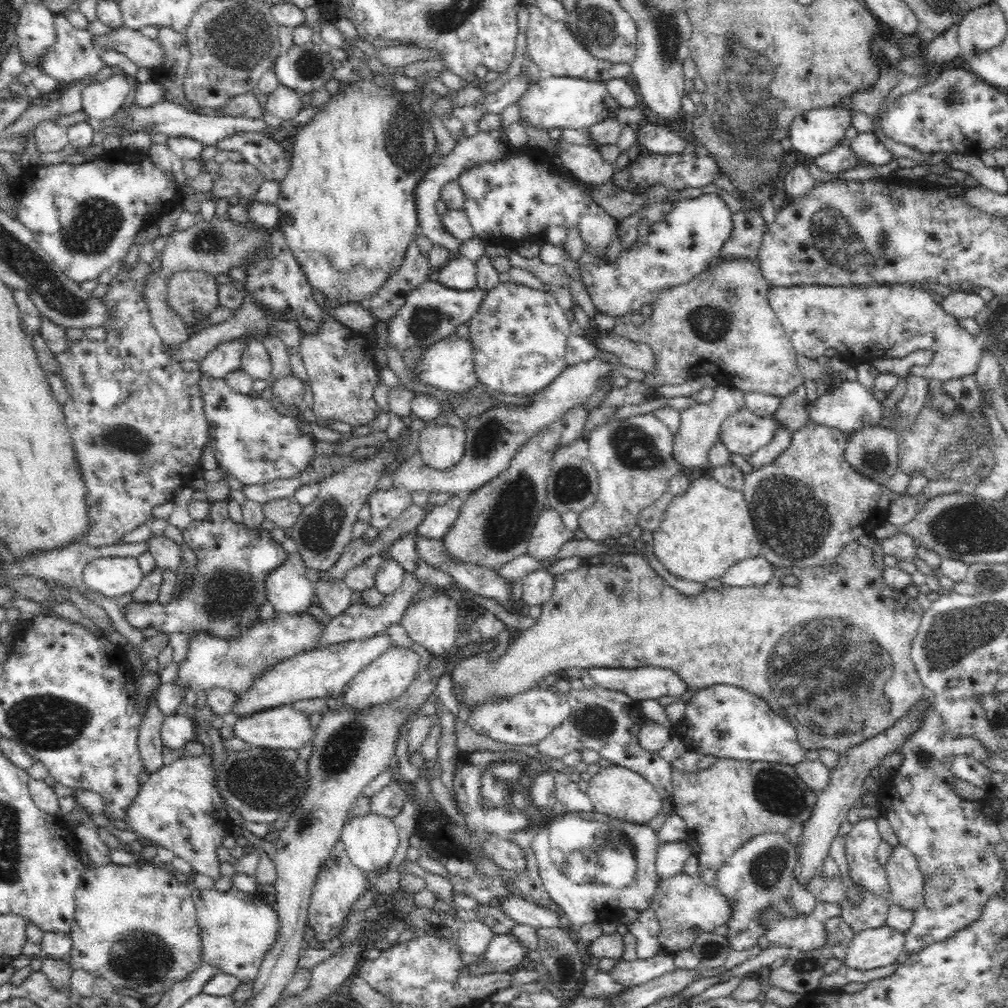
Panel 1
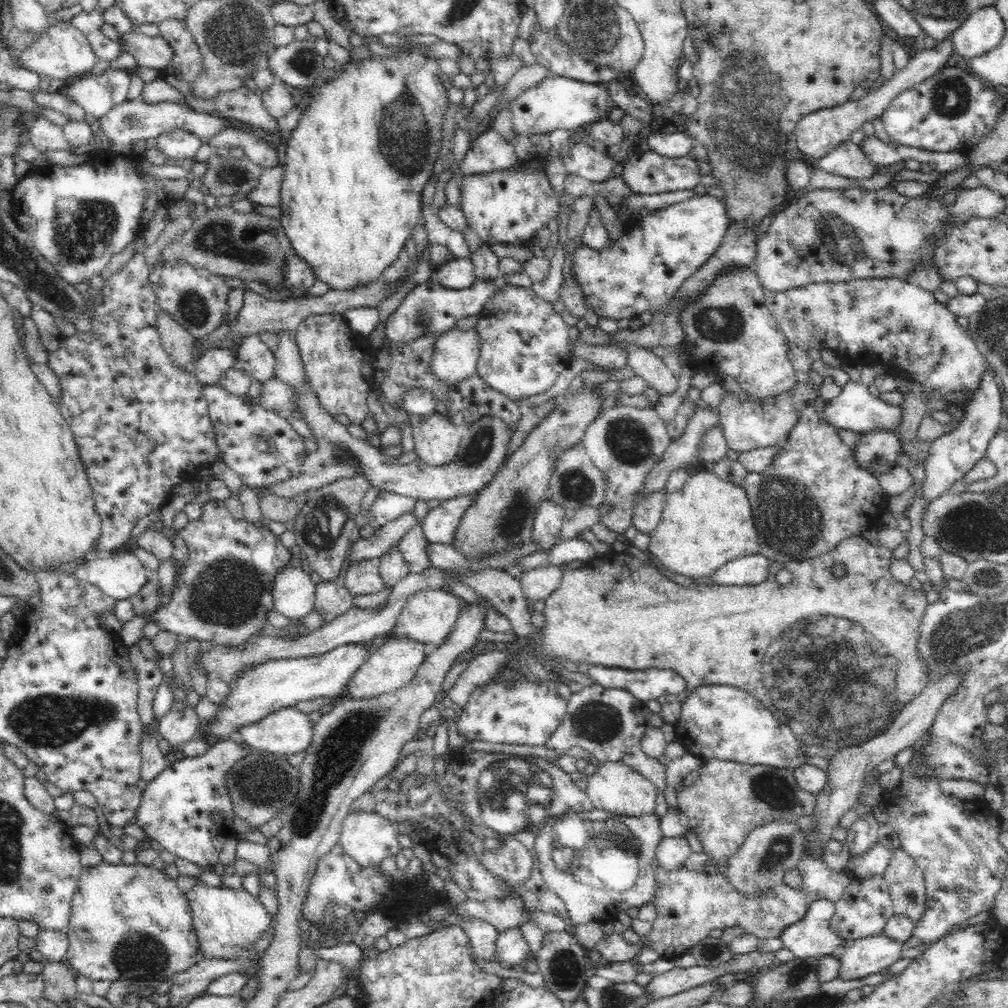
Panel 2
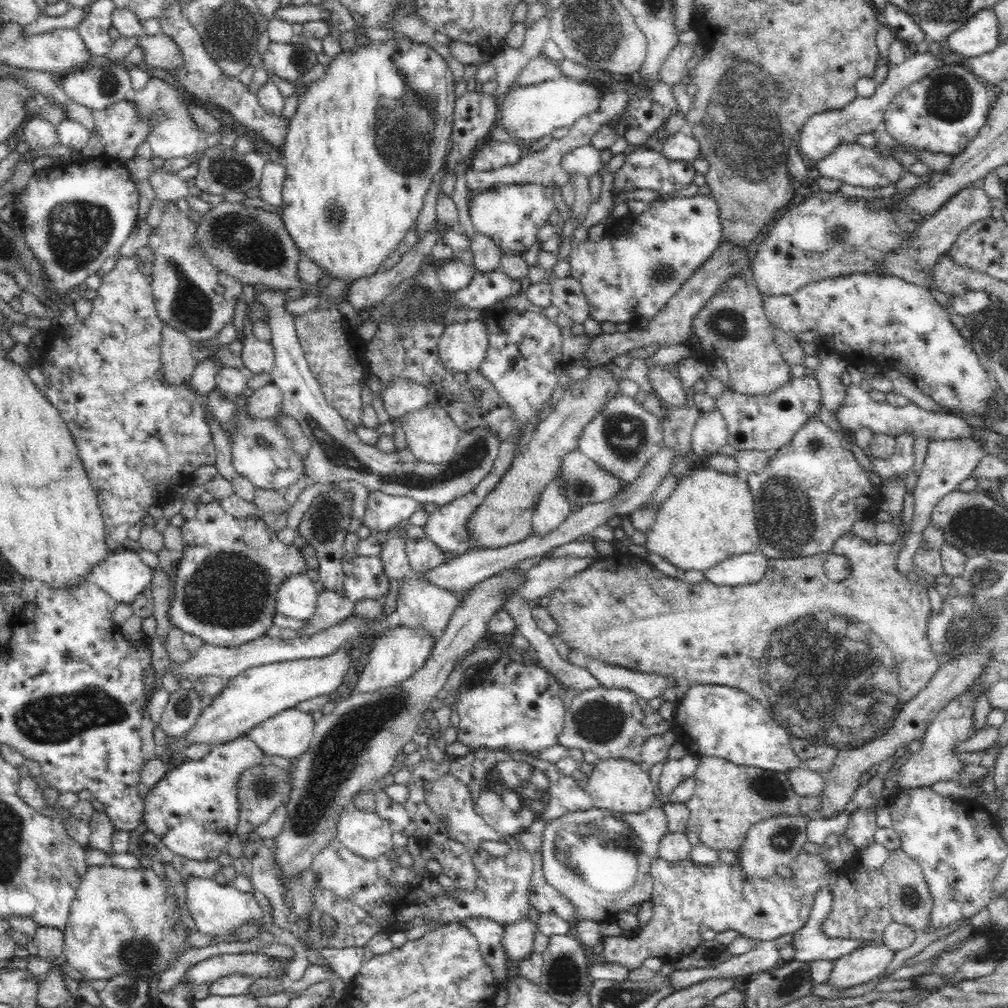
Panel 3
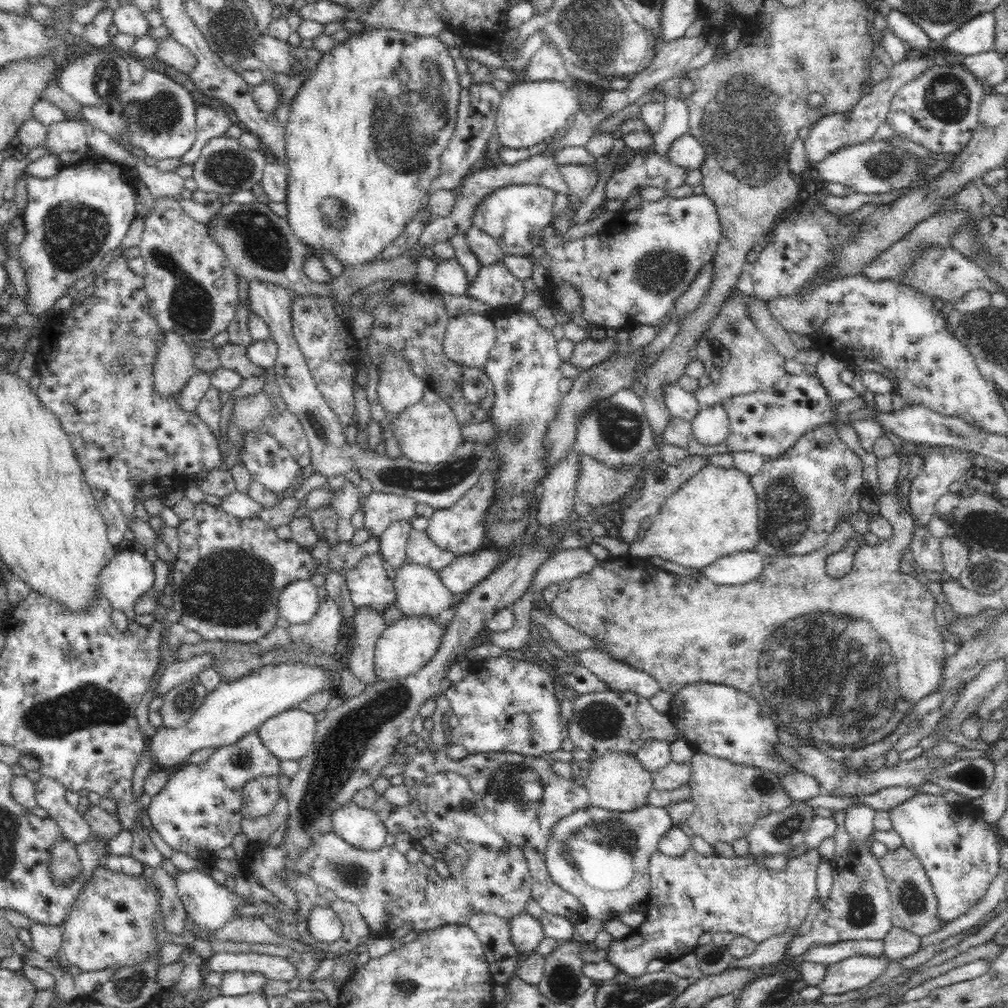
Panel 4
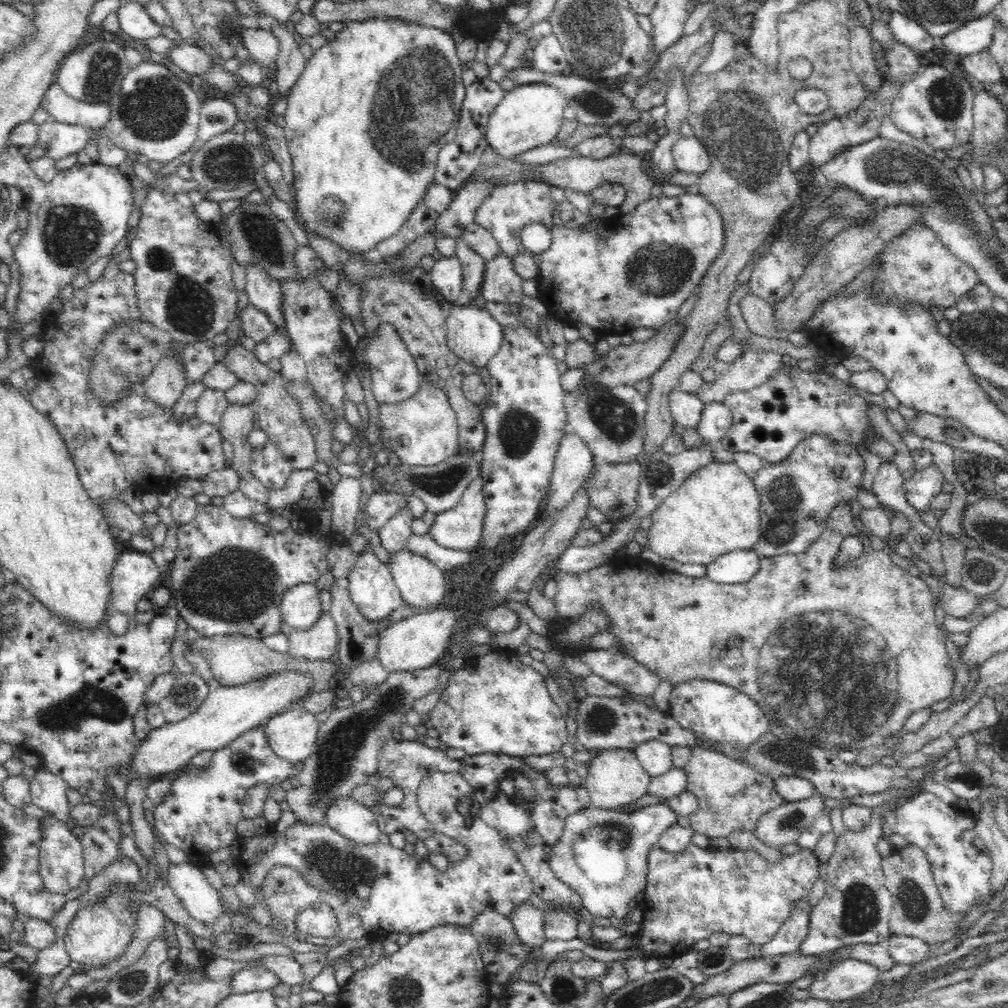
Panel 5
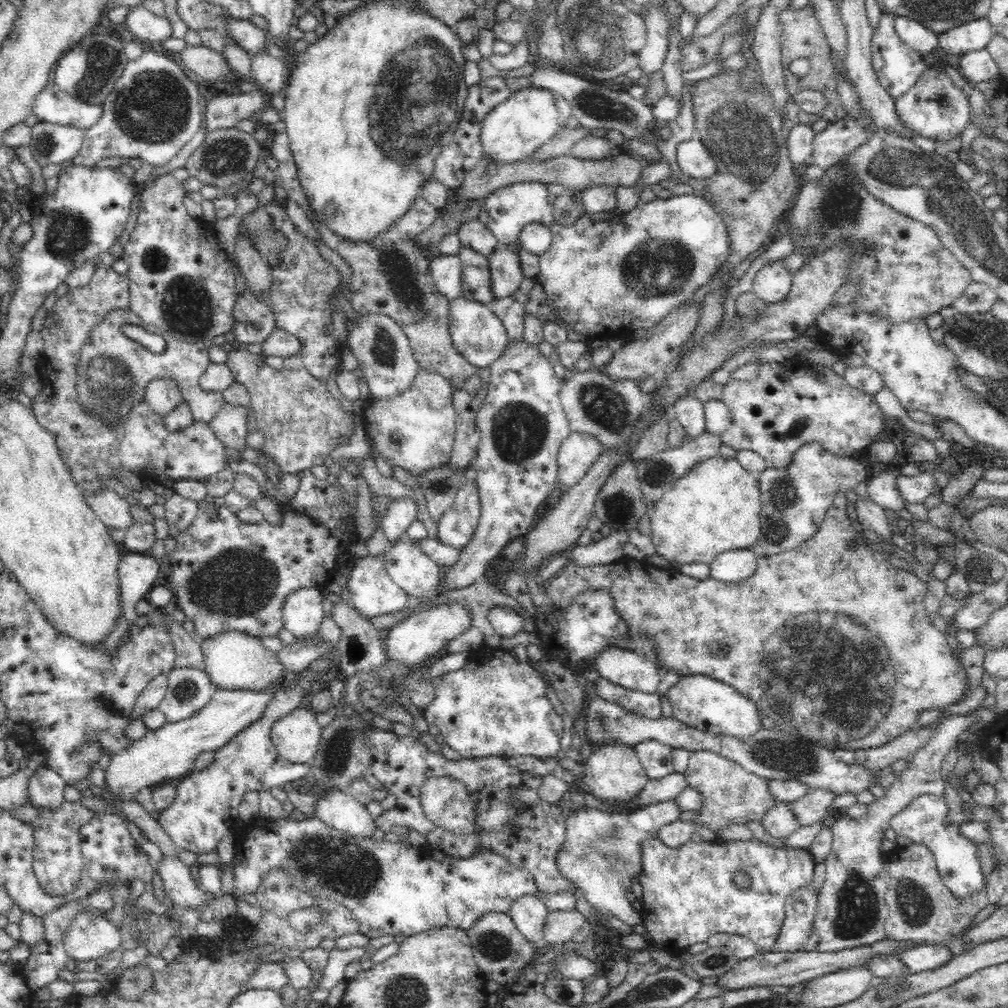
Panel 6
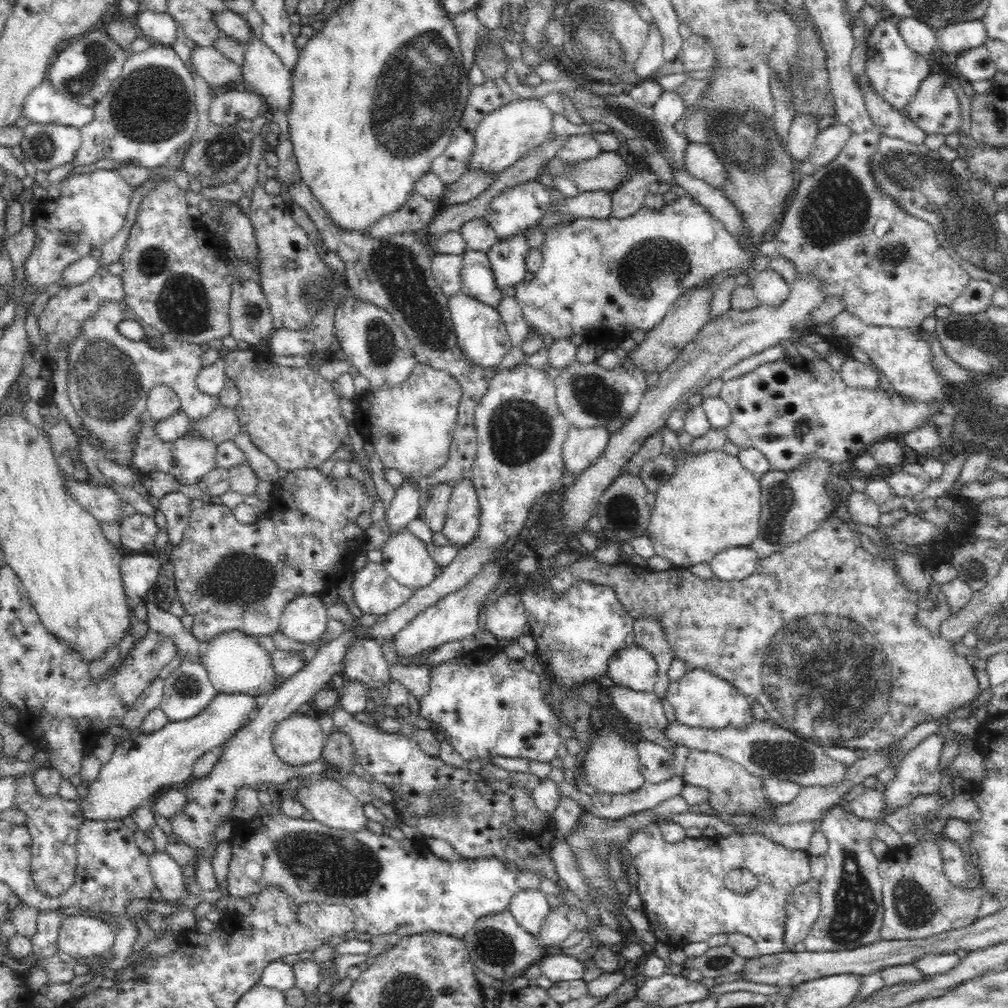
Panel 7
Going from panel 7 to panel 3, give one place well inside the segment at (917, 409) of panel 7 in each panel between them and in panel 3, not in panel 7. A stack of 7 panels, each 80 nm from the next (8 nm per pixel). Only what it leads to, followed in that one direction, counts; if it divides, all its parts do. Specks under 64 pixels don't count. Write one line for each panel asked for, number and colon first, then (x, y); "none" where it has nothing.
3: (768, 422)
4: (769, 422)
5: (770, 420)
6: (789, 404)

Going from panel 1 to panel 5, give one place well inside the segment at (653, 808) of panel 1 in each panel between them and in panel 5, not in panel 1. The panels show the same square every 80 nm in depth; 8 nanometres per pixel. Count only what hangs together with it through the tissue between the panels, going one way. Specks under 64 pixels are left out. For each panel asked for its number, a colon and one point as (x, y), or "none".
2: (615, 788)
3: (618, 785)
4: (617, 781)
5: (615, 778)

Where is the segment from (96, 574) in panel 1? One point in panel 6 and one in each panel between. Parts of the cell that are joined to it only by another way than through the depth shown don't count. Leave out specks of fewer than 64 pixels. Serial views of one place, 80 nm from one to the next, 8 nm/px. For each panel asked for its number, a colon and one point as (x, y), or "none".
2: (118, 576)
3: (122, 575)
4: (128, 575)
5: (134, 575)
6: (137, 572)

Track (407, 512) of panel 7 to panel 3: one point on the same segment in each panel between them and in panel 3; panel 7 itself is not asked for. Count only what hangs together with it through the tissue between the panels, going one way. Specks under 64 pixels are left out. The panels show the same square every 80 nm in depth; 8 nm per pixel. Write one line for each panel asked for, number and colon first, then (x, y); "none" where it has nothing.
3: (395, 562)
4: (393, 541)
5: (394, 534)
6: (401, 513)

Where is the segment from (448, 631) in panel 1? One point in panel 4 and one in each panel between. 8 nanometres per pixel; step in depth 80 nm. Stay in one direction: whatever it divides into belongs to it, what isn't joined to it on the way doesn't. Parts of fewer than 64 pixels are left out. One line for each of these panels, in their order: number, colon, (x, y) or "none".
2: (428, 617)
3: (420, 605)
4: (419, 592)

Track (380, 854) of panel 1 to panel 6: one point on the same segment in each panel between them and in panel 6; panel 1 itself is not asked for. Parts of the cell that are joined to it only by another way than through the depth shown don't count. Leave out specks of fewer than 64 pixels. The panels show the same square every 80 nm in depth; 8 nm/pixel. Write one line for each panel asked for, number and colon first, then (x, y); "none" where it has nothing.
2: (368, 838)
3: (364, 833)
4: (361, 828)
5: (353, 820)
6: (341, 811)

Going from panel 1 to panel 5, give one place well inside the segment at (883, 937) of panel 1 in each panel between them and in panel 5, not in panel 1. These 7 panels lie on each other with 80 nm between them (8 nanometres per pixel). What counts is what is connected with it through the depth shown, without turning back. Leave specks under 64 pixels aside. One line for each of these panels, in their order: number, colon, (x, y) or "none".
2: (867, 956)
3: (869, 961)
4: (855, 972)
5: (846, 978)

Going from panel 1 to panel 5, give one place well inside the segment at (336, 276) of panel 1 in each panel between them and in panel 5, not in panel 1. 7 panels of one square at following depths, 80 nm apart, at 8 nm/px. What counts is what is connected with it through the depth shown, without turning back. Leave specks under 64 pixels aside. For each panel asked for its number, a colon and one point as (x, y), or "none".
2: (357, 161)
3: (361, 150)
4: (363, 140)
5: (365, 121)

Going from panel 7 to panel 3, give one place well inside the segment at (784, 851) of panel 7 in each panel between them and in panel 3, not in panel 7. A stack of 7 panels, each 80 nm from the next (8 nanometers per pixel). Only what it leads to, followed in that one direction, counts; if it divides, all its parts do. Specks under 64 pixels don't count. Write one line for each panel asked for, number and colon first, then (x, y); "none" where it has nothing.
3: (686, 895)
4: (690, 894)
5: (689, 896)
6: (689, 894)

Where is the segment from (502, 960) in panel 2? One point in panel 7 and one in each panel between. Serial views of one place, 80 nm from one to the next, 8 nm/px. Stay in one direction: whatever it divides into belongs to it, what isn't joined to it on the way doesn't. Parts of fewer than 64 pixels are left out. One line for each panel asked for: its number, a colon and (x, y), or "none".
3: (517, 941)
4: (526, 932)
5: (528, 922)
6: (528, 913)
7: (529, 908)

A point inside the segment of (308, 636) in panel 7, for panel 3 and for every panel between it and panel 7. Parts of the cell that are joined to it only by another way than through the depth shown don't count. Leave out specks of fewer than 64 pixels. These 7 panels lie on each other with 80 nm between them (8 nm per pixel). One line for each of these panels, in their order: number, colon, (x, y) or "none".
3: (297, 597)
4: (298, 602)
5: (300, 607)
6: (302, 612)

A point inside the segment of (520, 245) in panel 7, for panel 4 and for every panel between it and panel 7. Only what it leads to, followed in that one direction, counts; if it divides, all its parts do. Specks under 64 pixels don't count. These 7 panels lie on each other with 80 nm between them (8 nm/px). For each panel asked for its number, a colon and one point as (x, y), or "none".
4: (494, 285)
5: (501, 284)
6: (505, 275)

